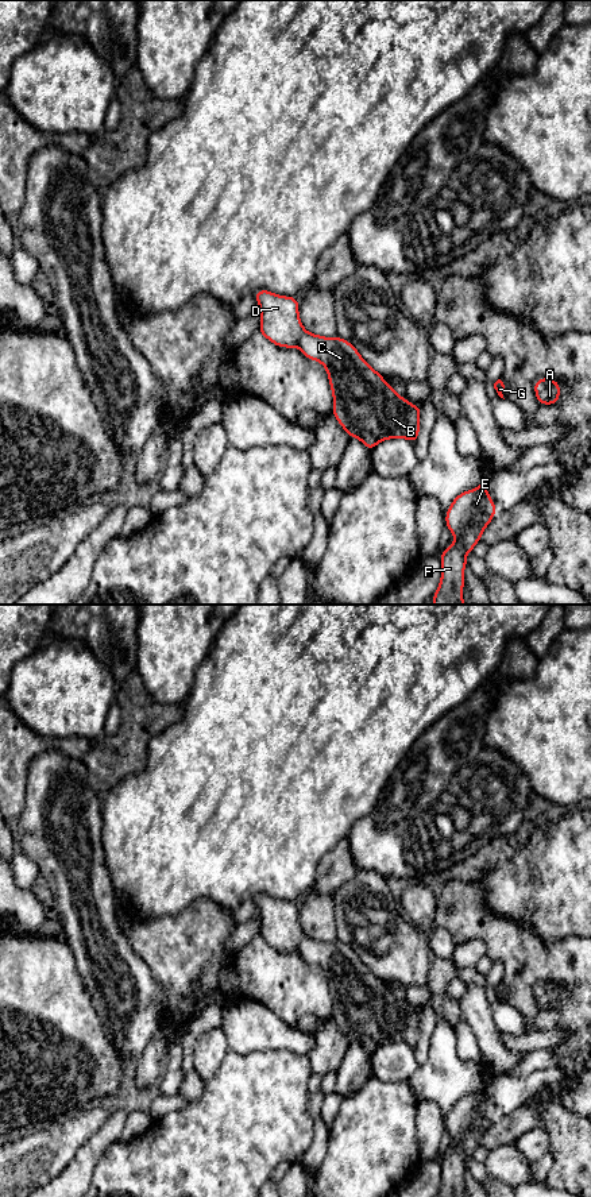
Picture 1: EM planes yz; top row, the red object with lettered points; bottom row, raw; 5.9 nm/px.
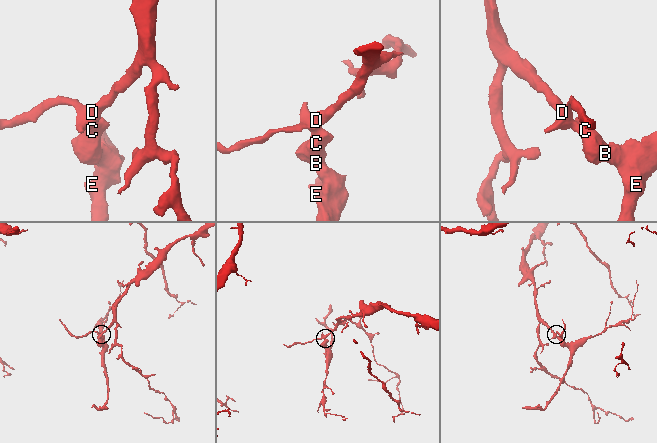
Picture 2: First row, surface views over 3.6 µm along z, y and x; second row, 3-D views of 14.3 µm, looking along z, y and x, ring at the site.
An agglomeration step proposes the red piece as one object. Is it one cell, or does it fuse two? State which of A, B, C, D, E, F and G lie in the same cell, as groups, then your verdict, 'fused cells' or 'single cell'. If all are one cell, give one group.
groups A B C E F G / D; fused cells

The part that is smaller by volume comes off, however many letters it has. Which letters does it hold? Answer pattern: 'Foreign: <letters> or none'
Foreign: A, B, C, E, F, G

